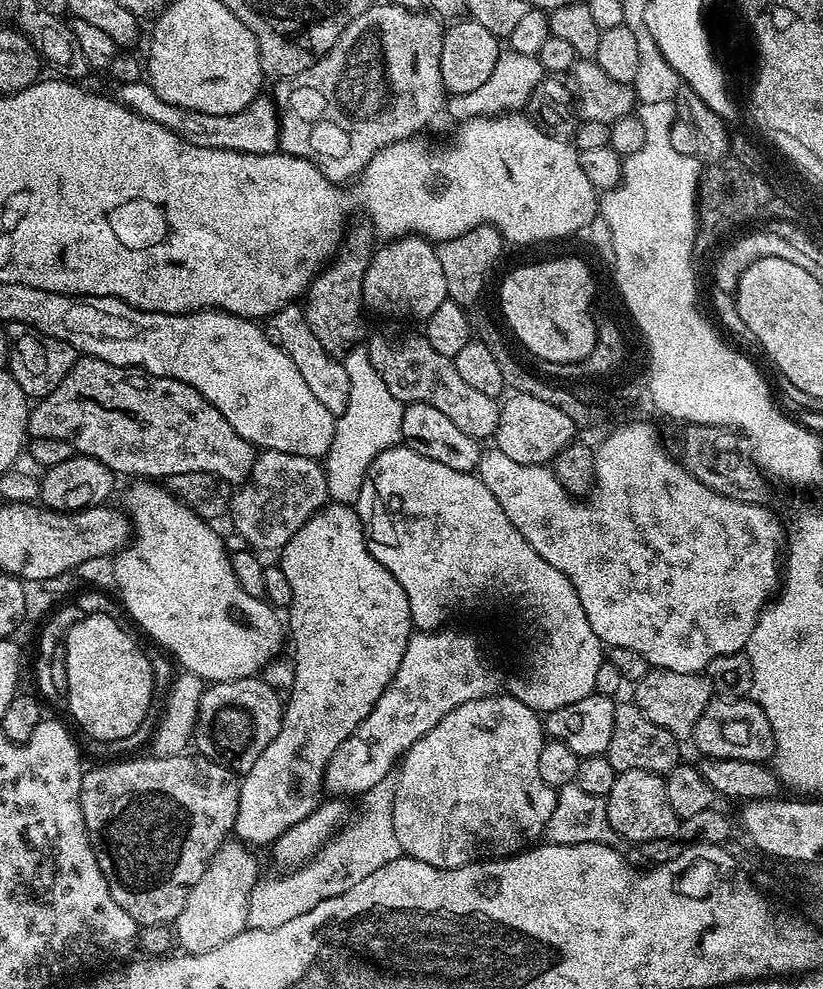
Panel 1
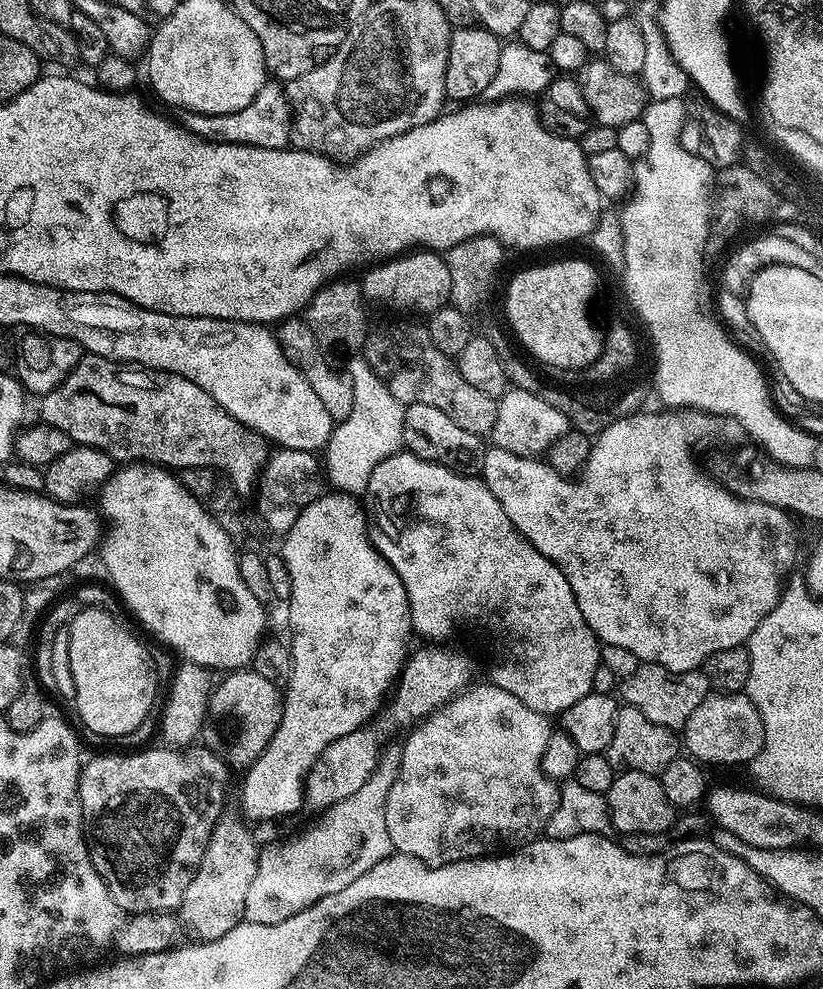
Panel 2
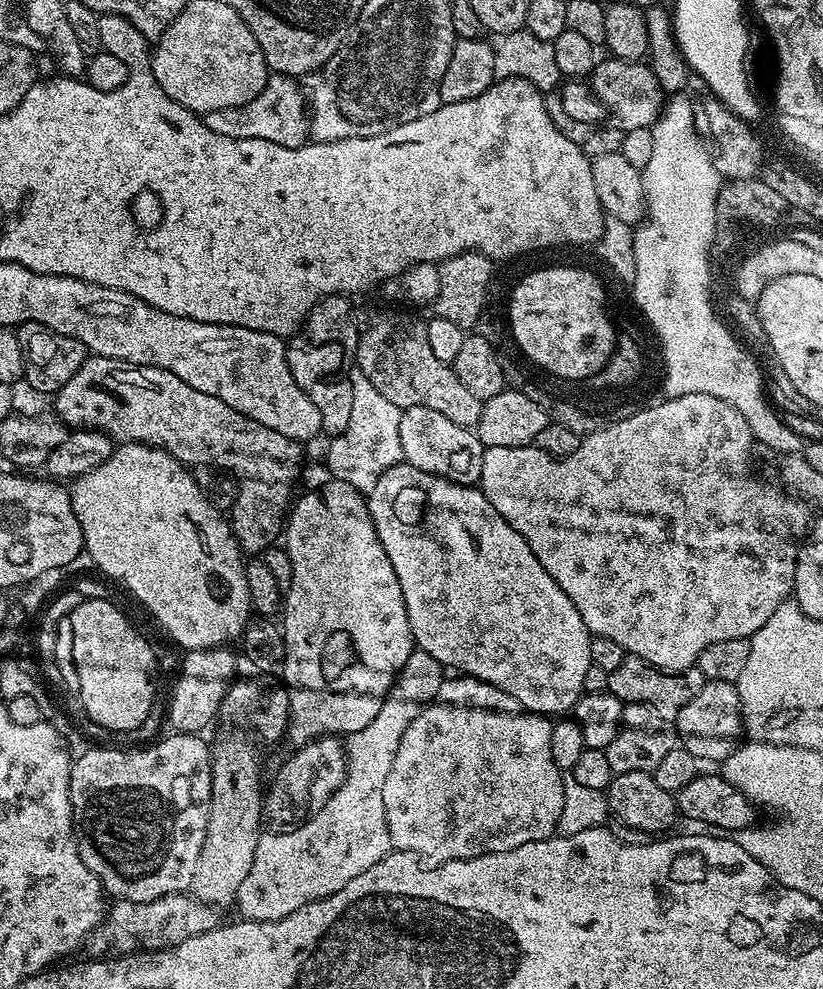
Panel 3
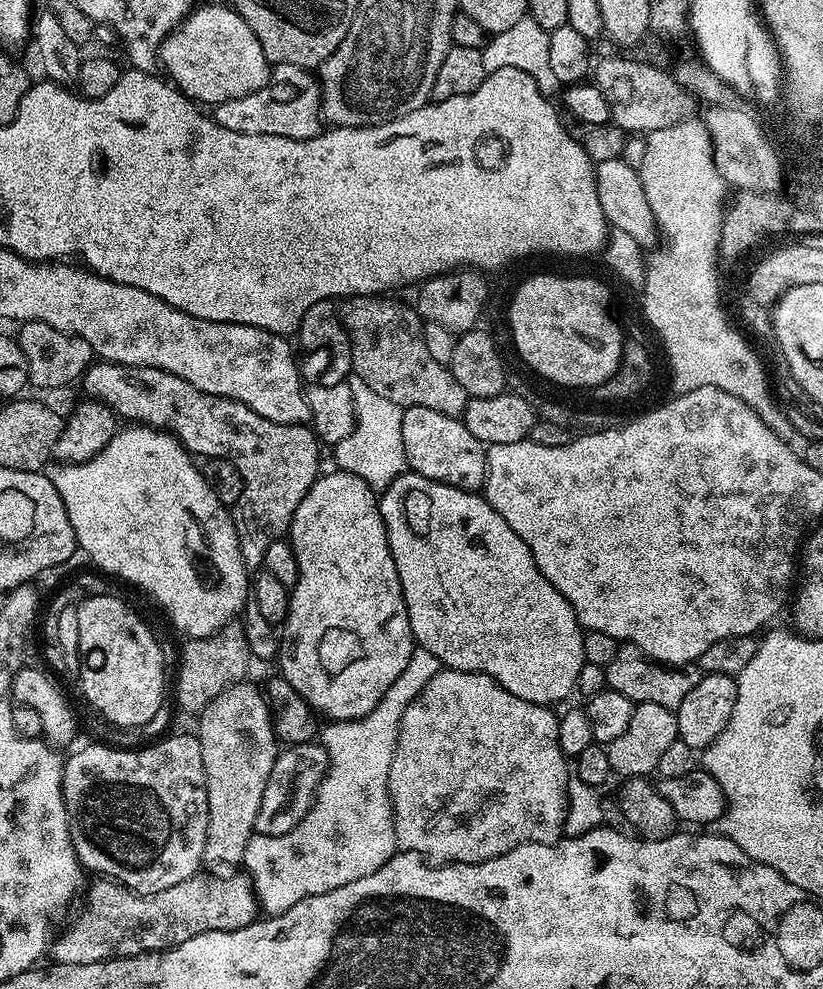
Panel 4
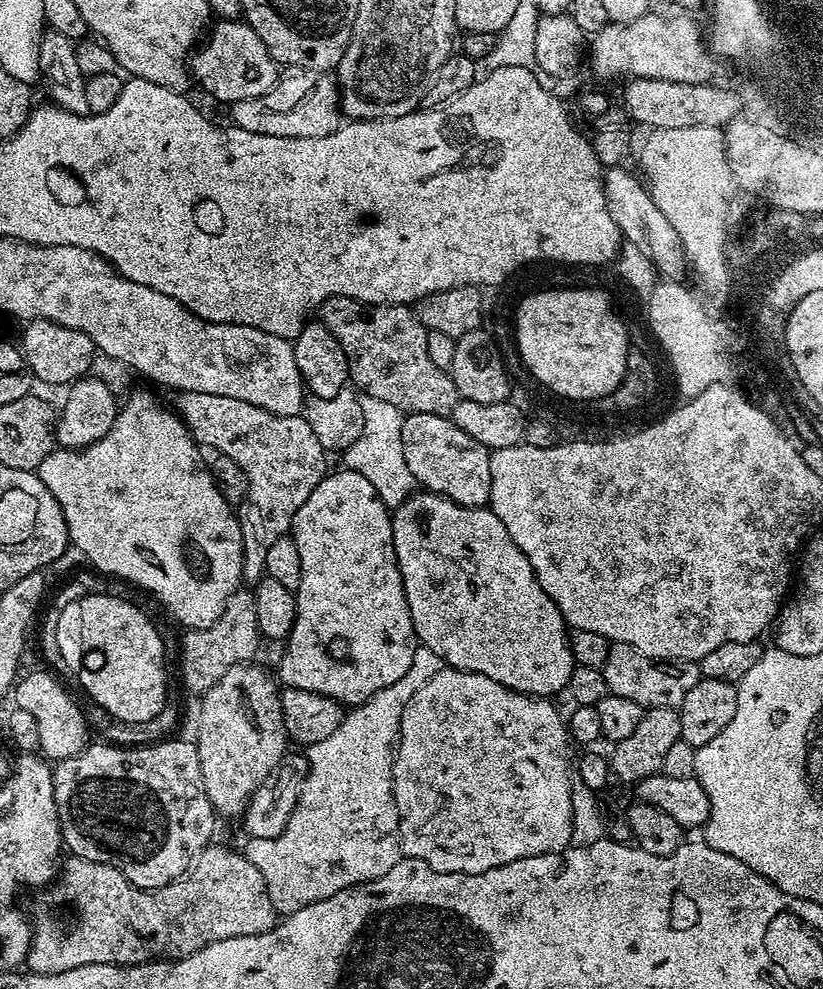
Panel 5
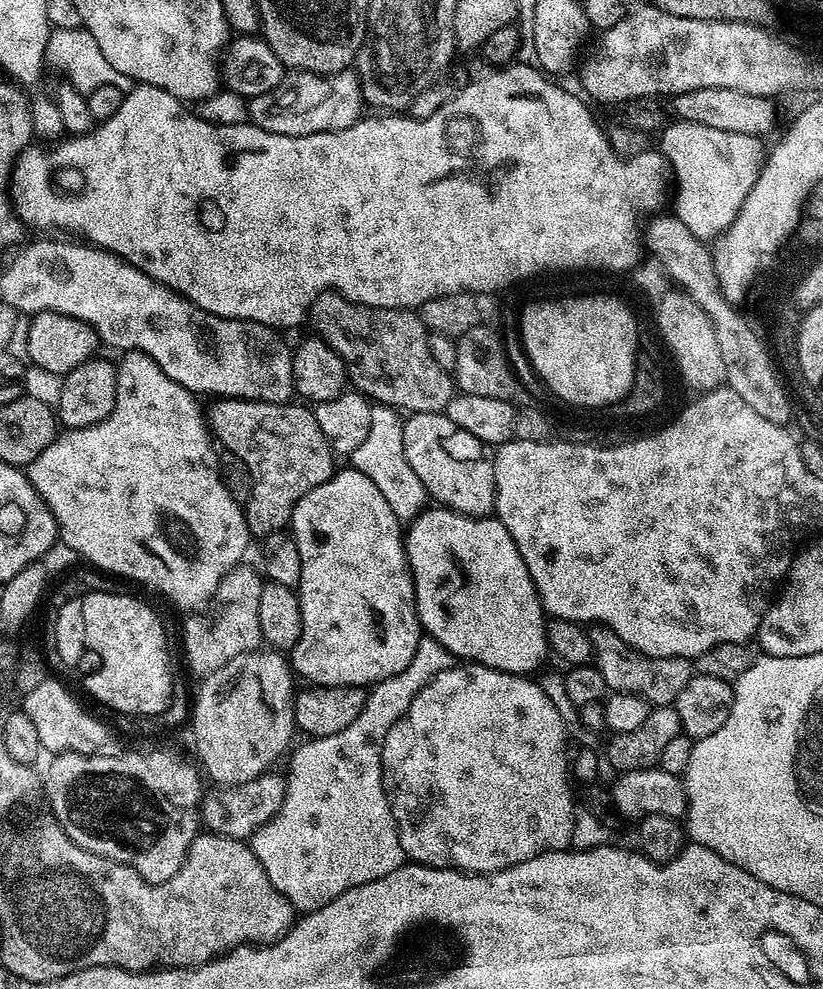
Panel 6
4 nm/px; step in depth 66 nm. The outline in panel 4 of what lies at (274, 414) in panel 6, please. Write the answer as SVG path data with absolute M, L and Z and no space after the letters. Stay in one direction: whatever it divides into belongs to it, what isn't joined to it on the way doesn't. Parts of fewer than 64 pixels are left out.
M93 362L89 364L88 371L82 377L83 384L85 397L102 401L121 421L135 422L140 426L171 432L193 457L226 459L234 465L238 474L242 474L244 479L242 498L237 504L231 505L230 511L245 568L259 569L266 558L267 548L273 542L283 540L289 535L292 519L302 498L306 498L310 486L322 472L322 467L320 468L322 445L311 427L303 424L275 424L262 418L262 414L254 414L254 410L250 410L250 406L242 402L206 394L190 386L190 382L157 368L125 368L122 364Z

